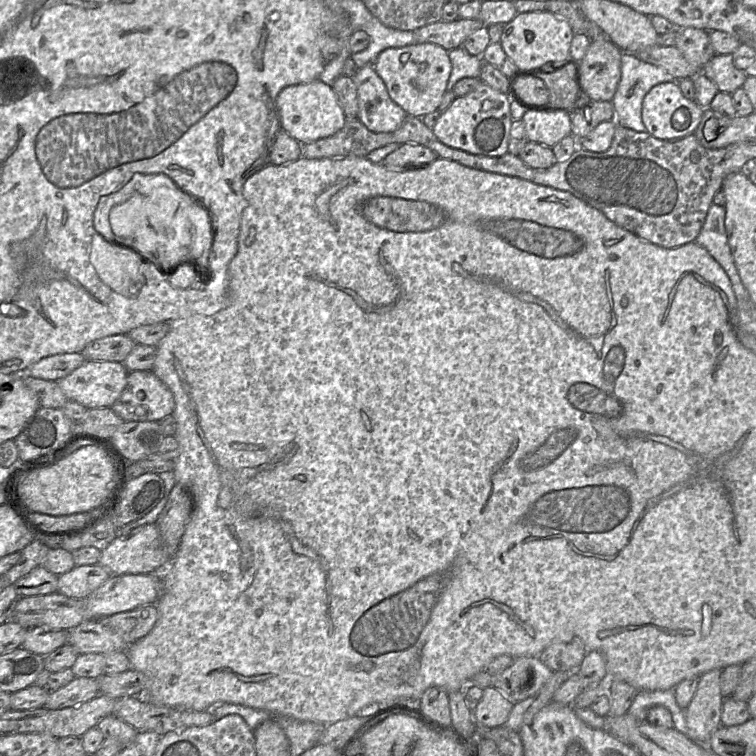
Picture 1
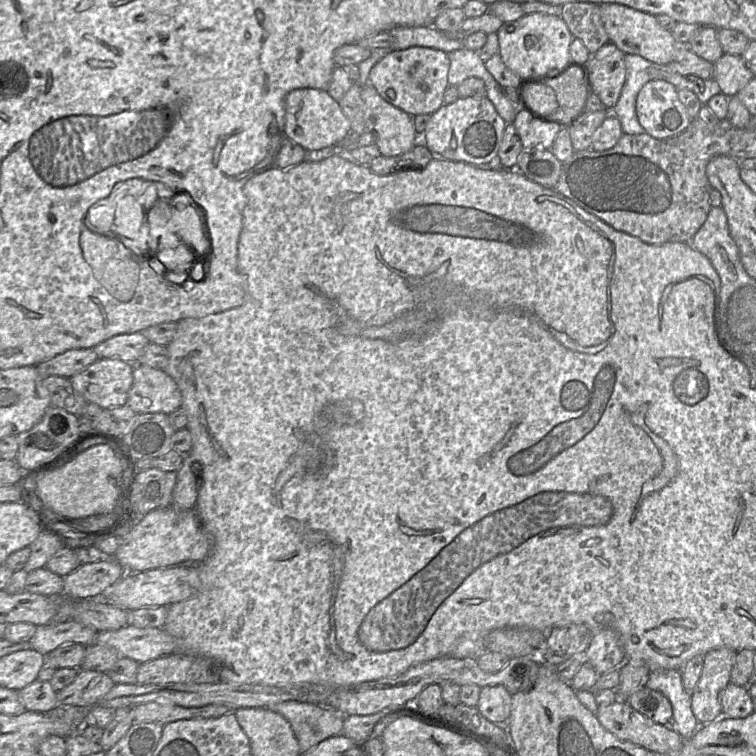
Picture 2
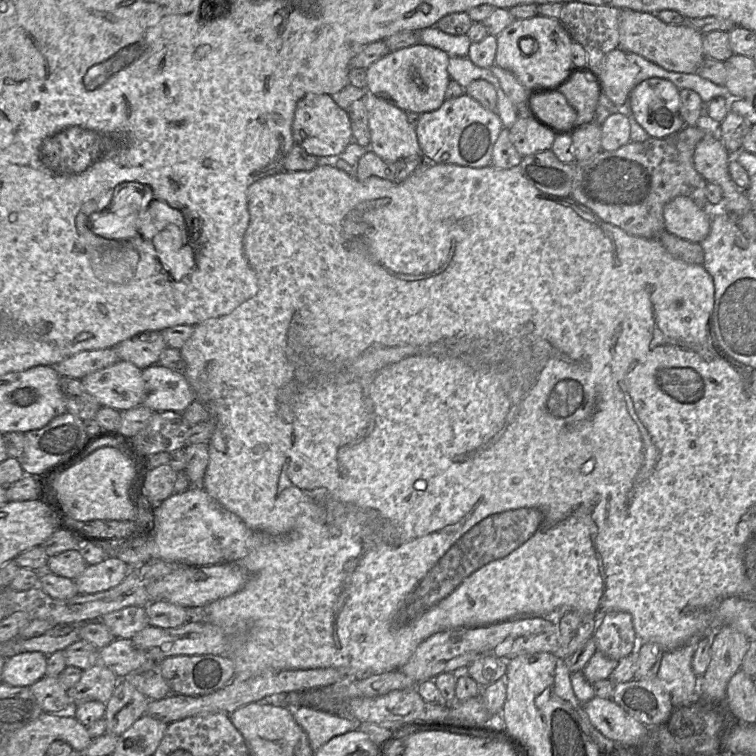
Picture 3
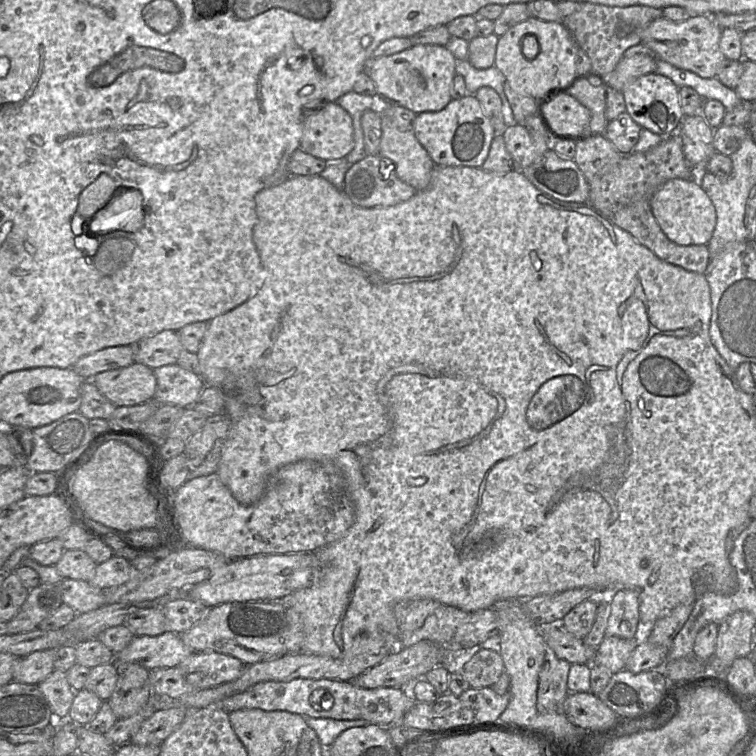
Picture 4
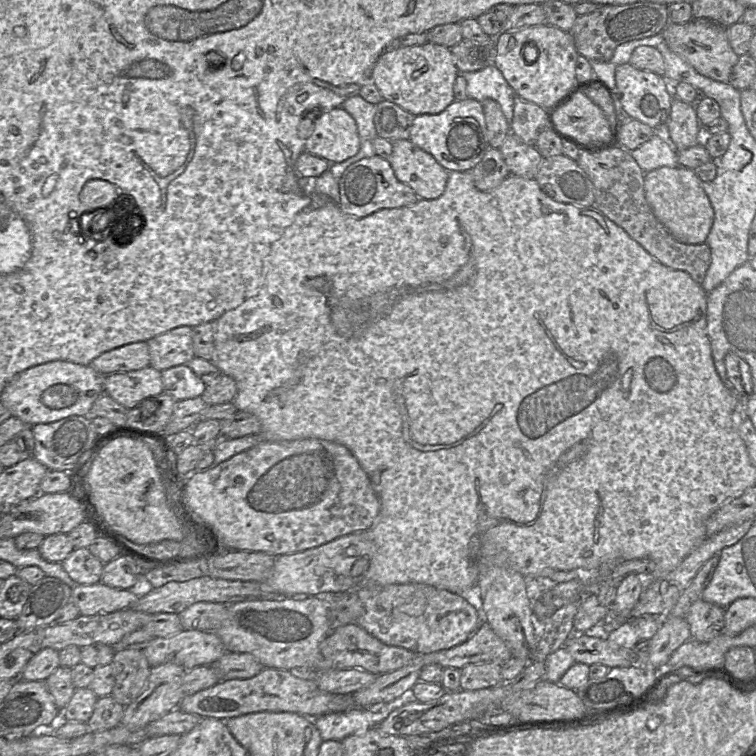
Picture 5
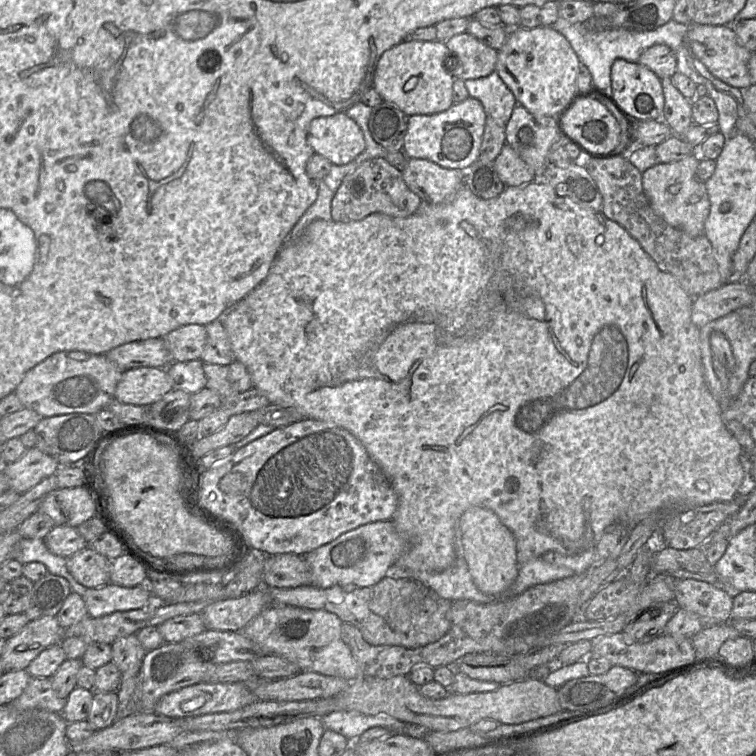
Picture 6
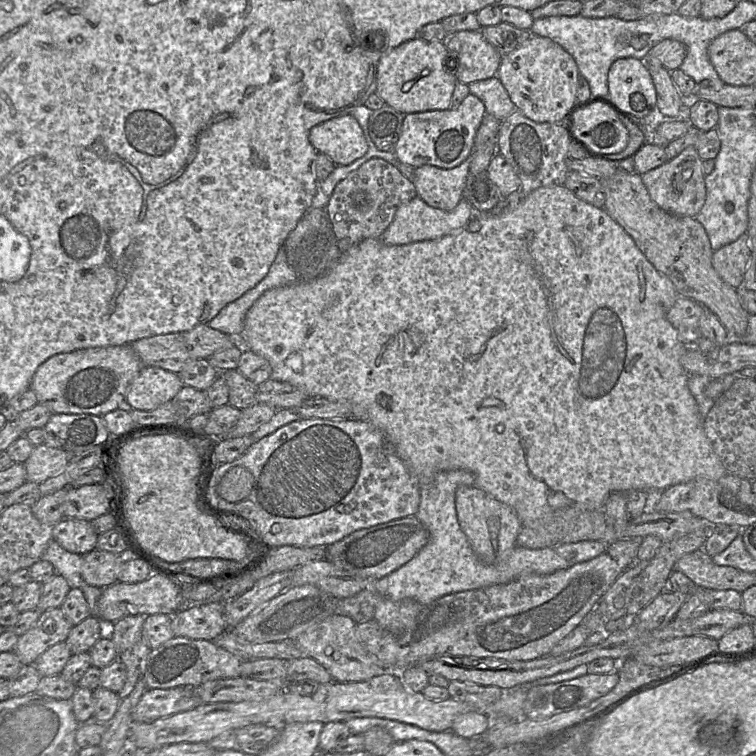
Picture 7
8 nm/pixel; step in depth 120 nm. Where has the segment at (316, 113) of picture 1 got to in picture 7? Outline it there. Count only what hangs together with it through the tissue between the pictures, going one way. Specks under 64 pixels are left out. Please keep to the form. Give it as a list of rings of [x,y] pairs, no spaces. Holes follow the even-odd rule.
[[[342,114],[312,127],[309,141],[335,165],[349,165],[368,149],[362,129],[351,114]]]

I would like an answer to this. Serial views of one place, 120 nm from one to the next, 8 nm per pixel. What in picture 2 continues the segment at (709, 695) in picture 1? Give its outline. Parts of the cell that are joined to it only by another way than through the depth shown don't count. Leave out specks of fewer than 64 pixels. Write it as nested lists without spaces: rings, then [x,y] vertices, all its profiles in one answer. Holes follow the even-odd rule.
[[[718,648],[704,655],[700,679],[691,695],[691,708],[700,725],[712,723],[722,715],[722,696],[730,682],[737,652]]]

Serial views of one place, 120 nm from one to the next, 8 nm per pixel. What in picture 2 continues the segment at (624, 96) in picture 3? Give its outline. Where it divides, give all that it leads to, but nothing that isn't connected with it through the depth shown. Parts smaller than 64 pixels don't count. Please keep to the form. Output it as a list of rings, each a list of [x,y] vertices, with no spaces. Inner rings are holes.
[[[608,42],[591,55],[587,62],[590,90],[598,95],[605,108],[610,111],[616,105],[626,81],[625,55],[615,44]]]

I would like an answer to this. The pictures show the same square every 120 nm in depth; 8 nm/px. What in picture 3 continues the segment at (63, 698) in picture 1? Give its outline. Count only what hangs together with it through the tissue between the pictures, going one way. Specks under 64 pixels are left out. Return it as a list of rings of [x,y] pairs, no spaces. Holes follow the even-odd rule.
[[[96,664],[83,671],[78,683],[67,690],[72,707],[88,701],[106,703],[120,678],[103,665]]]

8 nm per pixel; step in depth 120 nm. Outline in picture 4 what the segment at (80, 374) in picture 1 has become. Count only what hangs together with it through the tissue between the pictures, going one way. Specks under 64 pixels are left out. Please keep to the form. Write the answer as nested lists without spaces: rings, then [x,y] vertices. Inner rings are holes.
[[[136,362],[98,373],[91,380],[116,407],[142,404],[153,399],[156,392],[154,371]]]

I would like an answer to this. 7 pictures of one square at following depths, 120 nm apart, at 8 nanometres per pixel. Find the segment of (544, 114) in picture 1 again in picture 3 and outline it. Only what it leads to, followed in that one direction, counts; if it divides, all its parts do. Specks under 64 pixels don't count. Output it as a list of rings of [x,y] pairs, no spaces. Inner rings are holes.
[[[529,116],[517,118],[509,128],[510,140],[521,157],[549,150],[557,130],[544,126]]]

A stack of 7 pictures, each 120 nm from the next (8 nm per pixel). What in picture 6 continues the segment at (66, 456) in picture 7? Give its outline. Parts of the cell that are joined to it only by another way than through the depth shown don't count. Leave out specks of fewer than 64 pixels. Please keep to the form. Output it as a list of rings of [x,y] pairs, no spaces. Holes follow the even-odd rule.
[[[38,447],[27,449],[16,462],[7,465],[3,473],[9,481],[9,489],[23,494],[43,479],[55,475],[60,468],[59,462]]]

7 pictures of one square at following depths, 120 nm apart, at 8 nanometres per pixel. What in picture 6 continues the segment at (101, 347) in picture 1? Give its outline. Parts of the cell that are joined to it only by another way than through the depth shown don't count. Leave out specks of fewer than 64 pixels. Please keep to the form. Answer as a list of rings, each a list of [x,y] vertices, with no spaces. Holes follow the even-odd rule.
[[[188,324],[181,326],[164,337],[173,362],[199,360],[207,339],[204,325]]]

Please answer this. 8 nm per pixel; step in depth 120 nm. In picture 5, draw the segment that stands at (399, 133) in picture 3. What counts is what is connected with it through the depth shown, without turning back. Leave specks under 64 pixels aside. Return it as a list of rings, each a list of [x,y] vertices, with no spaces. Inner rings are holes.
[[[409,139],[393,141],[392,148],[388,161],[399,181],[411,187],[419,199],[436,199],[442,195],[449,172],[431,154]]]

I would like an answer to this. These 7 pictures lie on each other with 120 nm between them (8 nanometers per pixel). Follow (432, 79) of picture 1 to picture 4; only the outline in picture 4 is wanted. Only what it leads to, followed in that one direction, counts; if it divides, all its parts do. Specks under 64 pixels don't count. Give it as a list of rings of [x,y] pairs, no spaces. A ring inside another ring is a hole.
[[[414,45],[401,52],[371,59],[367,74],[376,87],[377,102],[397,105],[419,114],[442,110],[452,100],[456,58],[445,46]]]

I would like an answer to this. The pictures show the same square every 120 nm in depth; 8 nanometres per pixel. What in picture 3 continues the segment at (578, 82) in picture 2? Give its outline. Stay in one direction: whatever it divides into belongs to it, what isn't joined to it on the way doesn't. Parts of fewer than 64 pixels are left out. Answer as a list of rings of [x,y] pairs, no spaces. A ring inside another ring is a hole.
[[[573,71],[555,88],[576,111],[574,127],[595,122],[595,111],[601,90],[594,80],[581,71]]]

